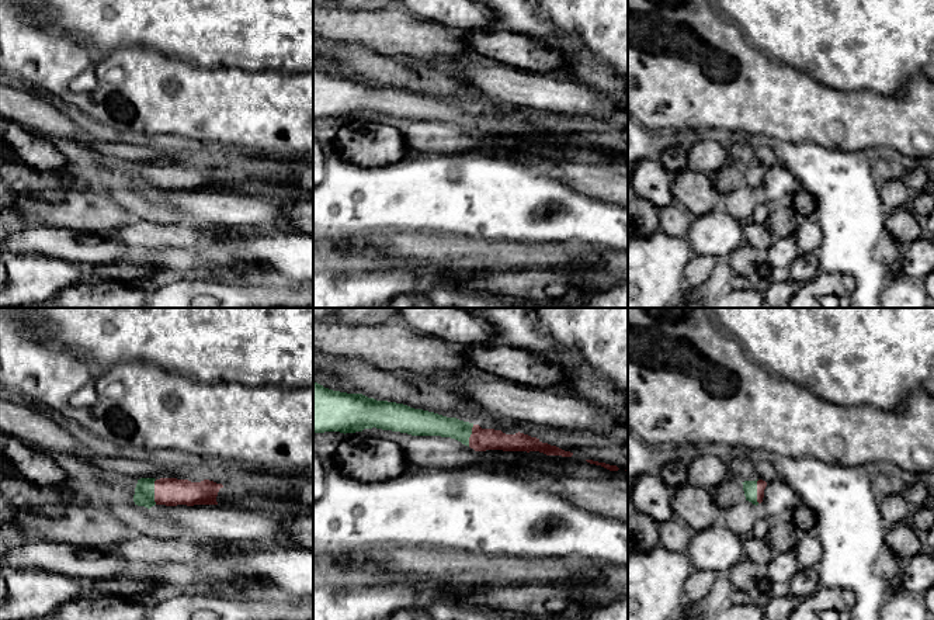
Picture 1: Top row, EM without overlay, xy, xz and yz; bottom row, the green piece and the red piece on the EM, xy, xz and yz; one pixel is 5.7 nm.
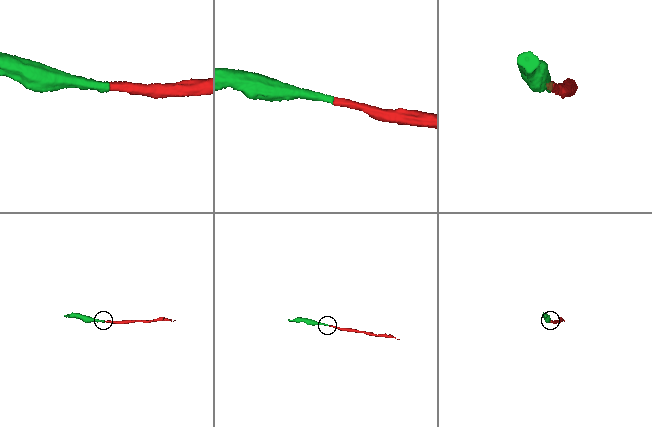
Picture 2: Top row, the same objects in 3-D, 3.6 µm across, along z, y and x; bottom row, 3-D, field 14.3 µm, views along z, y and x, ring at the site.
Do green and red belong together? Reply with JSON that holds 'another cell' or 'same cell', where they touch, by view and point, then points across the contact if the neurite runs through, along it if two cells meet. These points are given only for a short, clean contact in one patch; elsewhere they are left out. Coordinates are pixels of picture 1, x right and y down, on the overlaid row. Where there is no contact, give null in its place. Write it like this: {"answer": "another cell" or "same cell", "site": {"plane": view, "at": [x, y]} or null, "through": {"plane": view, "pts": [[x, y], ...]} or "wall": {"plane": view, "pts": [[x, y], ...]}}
{"answer": "same cell", "site": {"plane": "xy", "at": [153, 492]}, "through": {"plane": "xy", "pts": [[143, 495], [153, 492], [167, 491]]}}

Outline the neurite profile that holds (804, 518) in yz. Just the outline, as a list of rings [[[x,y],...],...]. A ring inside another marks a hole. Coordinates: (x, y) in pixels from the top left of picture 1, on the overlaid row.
[[[801,502],[791,513],[789,513],[796,530],[799,533],[812,533],[816,524],[816,513],[806,503]]]

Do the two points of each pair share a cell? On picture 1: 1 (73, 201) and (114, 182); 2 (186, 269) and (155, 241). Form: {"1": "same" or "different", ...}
{"1": "different", "2": "different"}

